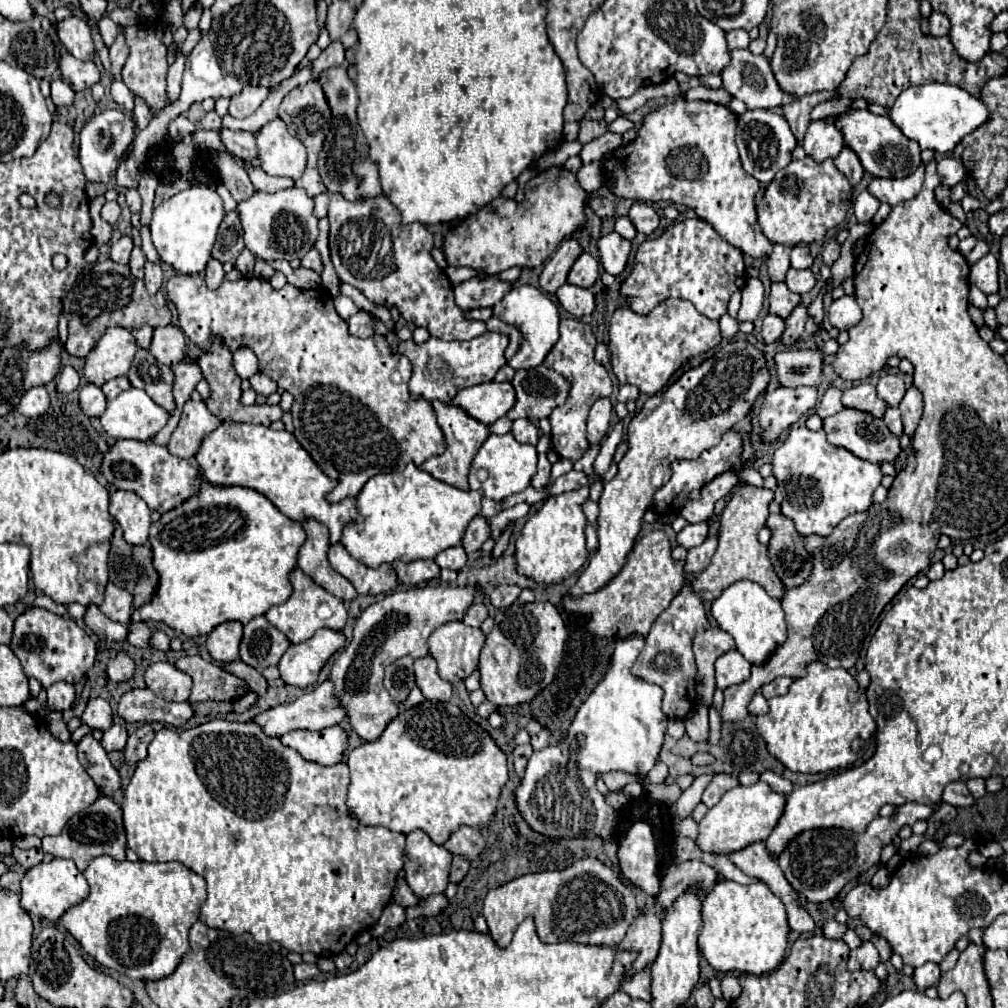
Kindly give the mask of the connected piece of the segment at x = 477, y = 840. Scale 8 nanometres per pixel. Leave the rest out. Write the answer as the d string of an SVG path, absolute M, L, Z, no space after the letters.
M460 826L444 842L444 848L450 850L452 854L458 854L458 856L464 856L468 860L474 860L484 850L484 838L482 838L478 828Z

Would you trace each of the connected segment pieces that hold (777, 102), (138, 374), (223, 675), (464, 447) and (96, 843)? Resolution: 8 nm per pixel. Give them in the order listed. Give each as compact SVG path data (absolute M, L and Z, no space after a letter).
M732 50L732 62L728 68L724 68L722 72L722 80L724 80L724 88L738 100L742 100L748 110L774 110L774 108L782 108L786 104L796 102L796 96L784 92L780 88L780 84L774 78L774 72L770 68L770 60L762 54L762 56L754 56L750 50Z
M138 350L130 370L128 370L128 380L134 388L144 390L158 406L164 410L172 410L172 368L158 362L148 350Z
M182 656L176 660L174 666L186 672L194 682L190 702L204 702L204 700L234 702L248 692L248 686L244 680L240 680L234 674L228 674L220 666L200 656Z
M432 402L432 406L434 406L436 416L438 416L438 426L442 428L444 438L446 438L446 452L436 456L436 458L430 458L428 462L422 464L422 468L428 474L432 474L436 480L442 480L442 482L446 482L450 486L456 486L460 490L468 490L468 480L466 478L468 478L470 462L476 456L482 442L490 436L490 430L482 422L476 422L474 418L468 418L468 414L464 414L460 408L456 408L452 404L444 406L442 402Z
M100 796L92 806L88 806L88 810L72 816L66 822L62 834L44 836L42 838L42 850L52 854L54 858L72 860L80 872L86 870L90 860L94 860L96 856L102 856L102 854L108 854L114 860L124 860L126 858L126 854L124 854L126 834L124 834L124 824L122 824L122 808L112 798Z

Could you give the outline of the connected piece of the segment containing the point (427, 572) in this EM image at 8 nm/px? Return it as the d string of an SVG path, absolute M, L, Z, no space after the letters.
M394 560L392 568L398 574L398 584L406 588L418 586L422 582L428 582L440 576L440 568L434 564L434 560L414 560L414 562Z

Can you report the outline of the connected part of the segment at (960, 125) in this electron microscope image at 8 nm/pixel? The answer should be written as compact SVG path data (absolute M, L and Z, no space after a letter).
M924 84L924 86L910 86L904 90L894 106L890 108L890 120L904 132L906 138L916 140L920 150L934 150L940 154L948 154L962 142L964 136L972 134L980 126L984 126L990 118L988 106L982 98L972 96L960 86L954 84Z

